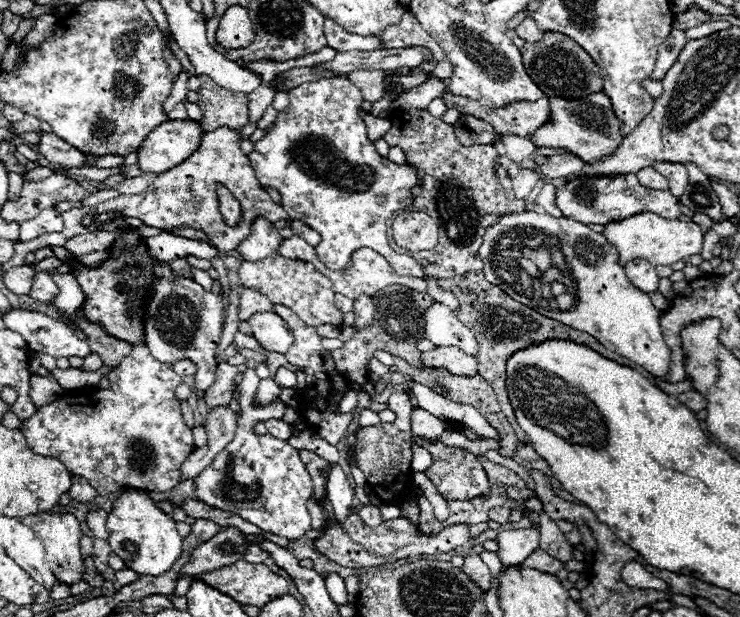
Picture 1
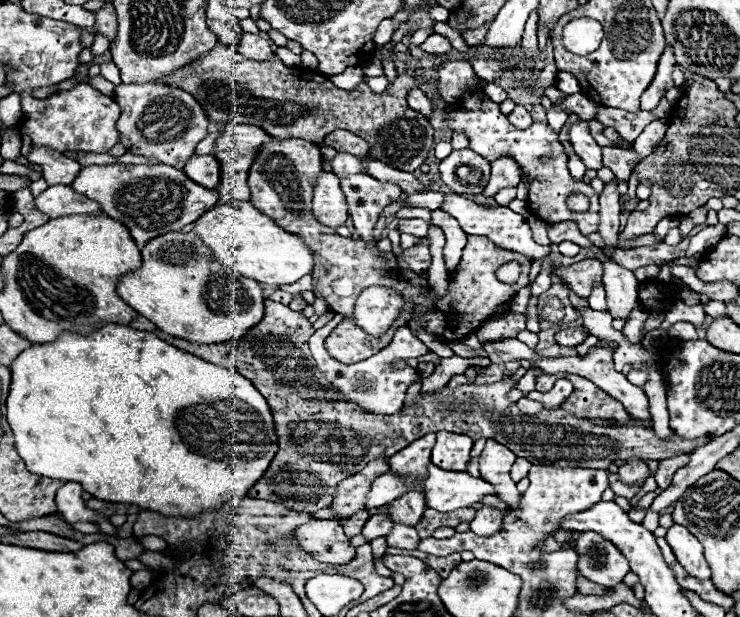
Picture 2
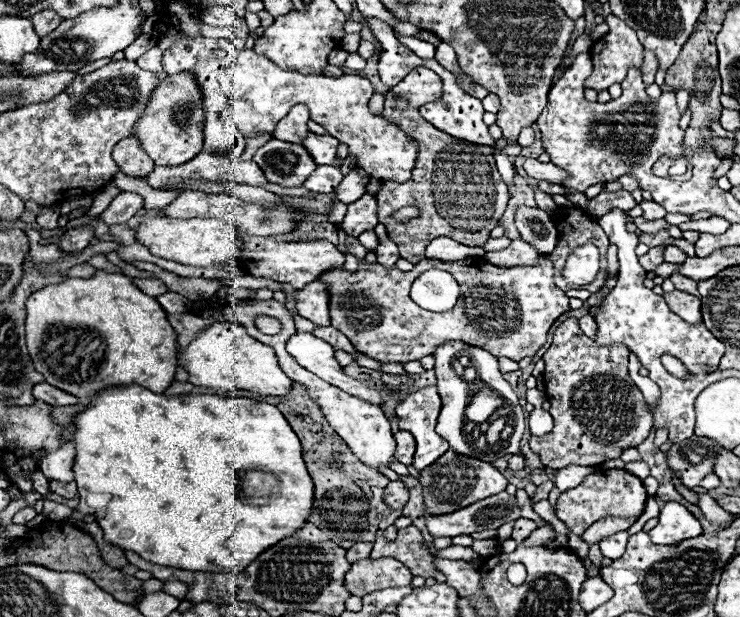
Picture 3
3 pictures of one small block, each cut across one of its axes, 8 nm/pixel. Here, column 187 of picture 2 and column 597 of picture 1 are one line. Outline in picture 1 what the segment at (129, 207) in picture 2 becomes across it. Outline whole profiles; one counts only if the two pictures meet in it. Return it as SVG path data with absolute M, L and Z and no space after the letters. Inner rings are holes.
M616 174L616 176L576 176L576 178L562 178L562 180L550 180L556 186L556 206L560 208L564 218L580 220L582 224L600 224L606 226L608 222L624 220L626 216L634 216L640 212L654 212L664 218L680 218L680 208L676 198L668 190L650 190L644 188L634 174Z

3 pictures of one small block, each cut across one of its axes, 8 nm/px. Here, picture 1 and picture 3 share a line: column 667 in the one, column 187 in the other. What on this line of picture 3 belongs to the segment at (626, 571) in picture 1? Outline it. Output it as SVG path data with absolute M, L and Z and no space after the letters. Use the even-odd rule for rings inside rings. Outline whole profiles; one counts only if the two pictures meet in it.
M172 580L172 582L164 582L164 588L162 592L170 594L170 596L176 596L178 600L184 600L186 592L188 592L188 584L180 582L180 580Z

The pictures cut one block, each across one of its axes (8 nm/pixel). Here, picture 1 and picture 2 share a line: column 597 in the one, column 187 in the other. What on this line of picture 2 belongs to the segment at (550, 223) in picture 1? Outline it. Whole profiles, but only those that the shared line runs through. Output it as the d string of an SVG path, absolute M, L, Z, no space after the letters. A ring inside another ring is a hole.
M166 232L152 238L140 252L142 266L122 276L116 292L160 330L190 342L212 344L244 334L262 318L262 290L256 280L220 266L194 232Z

